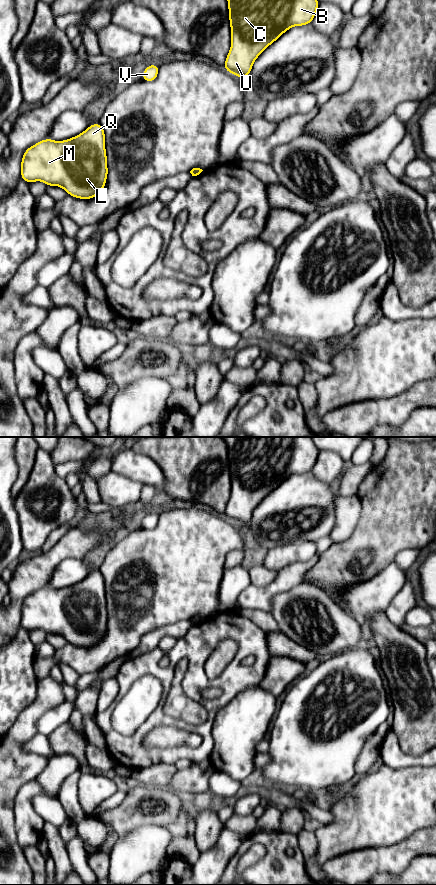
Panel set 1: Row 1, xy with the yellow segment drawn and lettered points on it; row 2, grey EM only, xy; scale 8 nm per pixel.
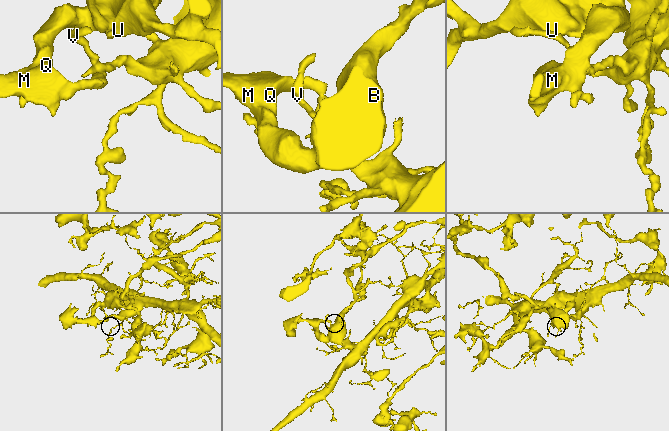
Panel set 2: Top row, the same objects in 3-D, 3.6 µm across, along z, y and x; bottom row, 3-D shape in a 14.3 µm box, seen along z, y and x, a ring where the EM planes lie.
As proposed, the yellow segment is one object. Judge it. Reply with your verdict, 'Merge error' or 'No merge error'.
Merge error

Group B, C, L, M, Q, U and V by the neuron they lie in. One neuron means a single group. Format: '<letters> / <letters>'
B C L M Q U / V

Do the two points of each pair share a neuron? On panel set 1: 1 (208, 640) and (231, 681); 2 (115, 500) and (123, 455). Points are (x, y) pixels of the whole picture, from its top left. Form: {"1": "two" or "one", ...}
{"1": "one", "2": "two"}

